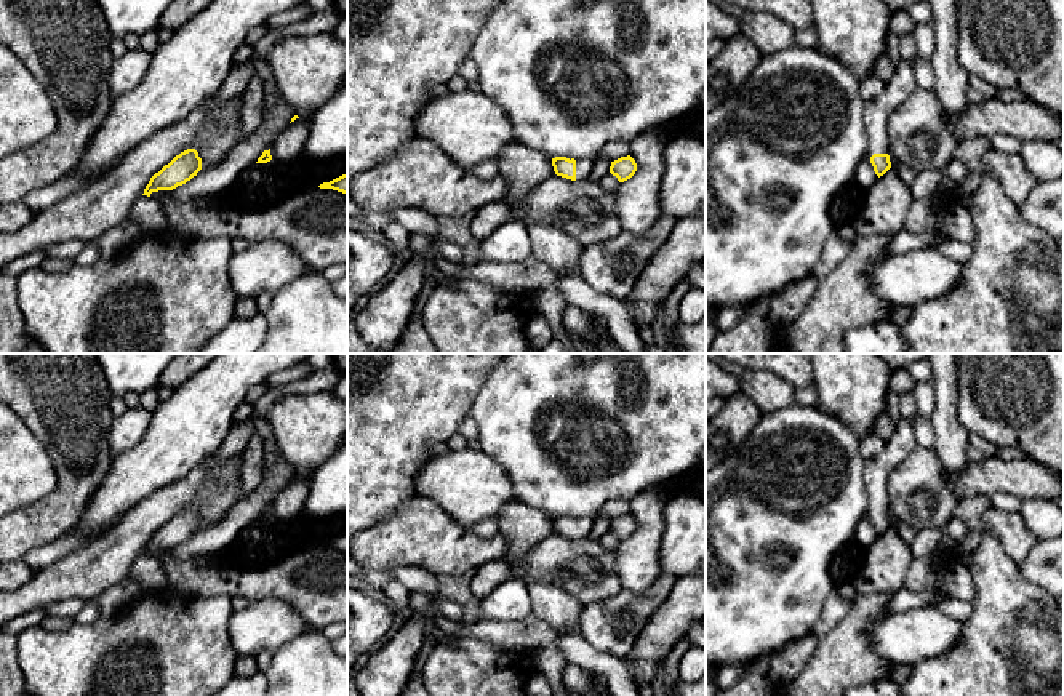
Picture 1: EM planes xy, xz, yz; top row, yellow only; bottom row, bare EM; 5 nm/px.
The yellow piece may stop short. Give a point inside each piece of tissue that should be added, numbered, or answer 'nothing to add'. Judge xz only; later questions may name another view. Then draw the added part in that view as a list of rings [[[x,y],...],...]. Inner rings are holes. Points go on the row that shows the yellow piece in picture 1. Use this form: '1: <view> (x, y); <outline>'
1: xz (583, 165); [[[574,158],[576,160],[576,179],[589,178],[594,160],[592,158]]]

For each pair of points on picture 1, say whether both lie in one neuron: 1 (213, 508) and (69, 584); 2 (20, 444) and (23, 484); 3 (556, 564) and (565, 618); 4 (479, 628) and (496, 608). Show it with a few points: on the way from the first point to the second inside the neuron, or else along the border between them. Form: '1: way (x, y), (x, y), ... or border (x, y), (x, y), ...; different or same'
1: border (204, 471), (204, 479), (197, 490), (180, 509); different
2: way (20, 453), (20, 474); same
3: border (527, 583), (532, 580), (551, 581), (583, 604); different
4: border (522, 618), (479, 621); different

